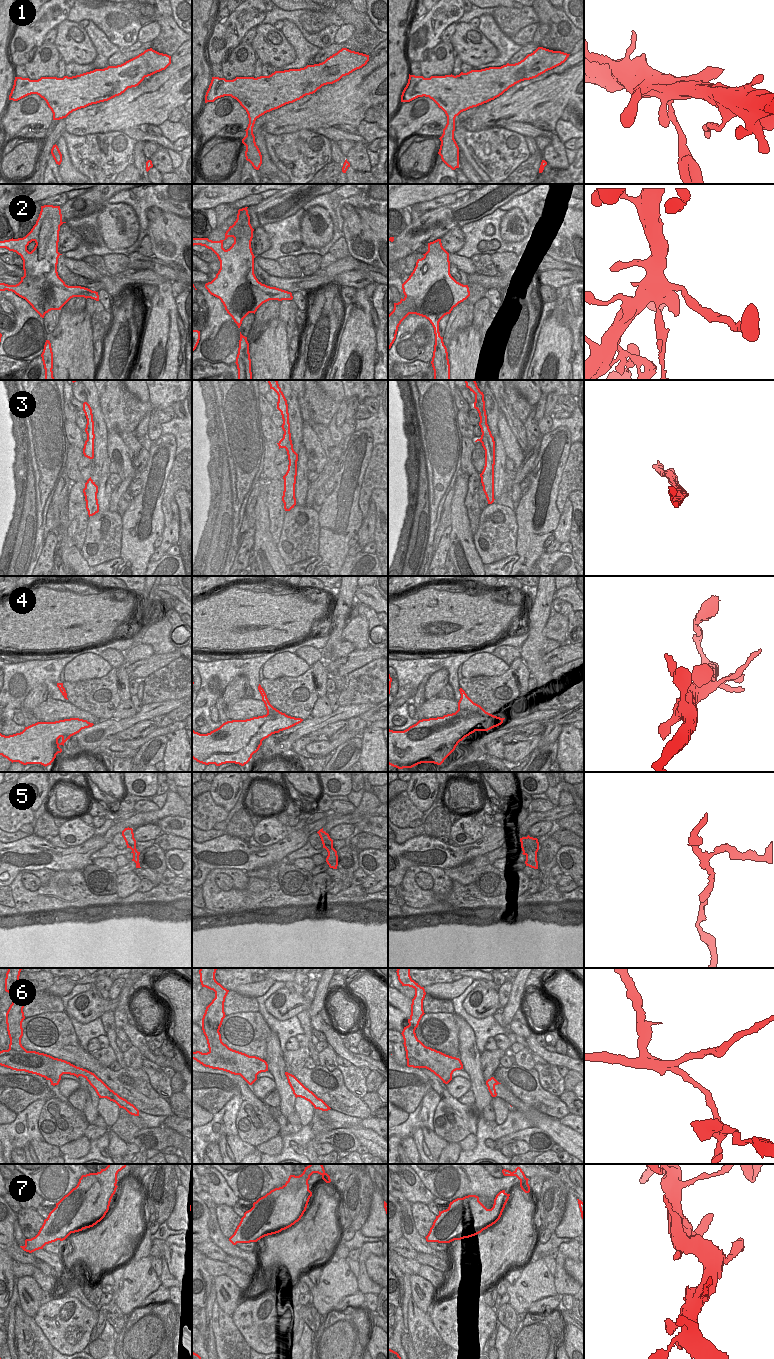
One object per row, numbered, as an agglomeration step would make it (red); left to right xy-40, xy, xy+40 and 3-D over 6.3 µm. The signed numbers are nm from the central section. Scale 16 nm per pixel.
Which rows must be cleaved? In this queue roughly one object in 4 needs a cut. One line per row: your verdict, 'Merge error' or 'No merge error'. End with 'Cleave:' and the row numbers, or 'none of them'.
1: No merge error
2: Merge error
3: Merge error
4: No merge error
5: Merge error
6: Merge error
7: No merge error
Cleave: 2, 3, 5, 6

